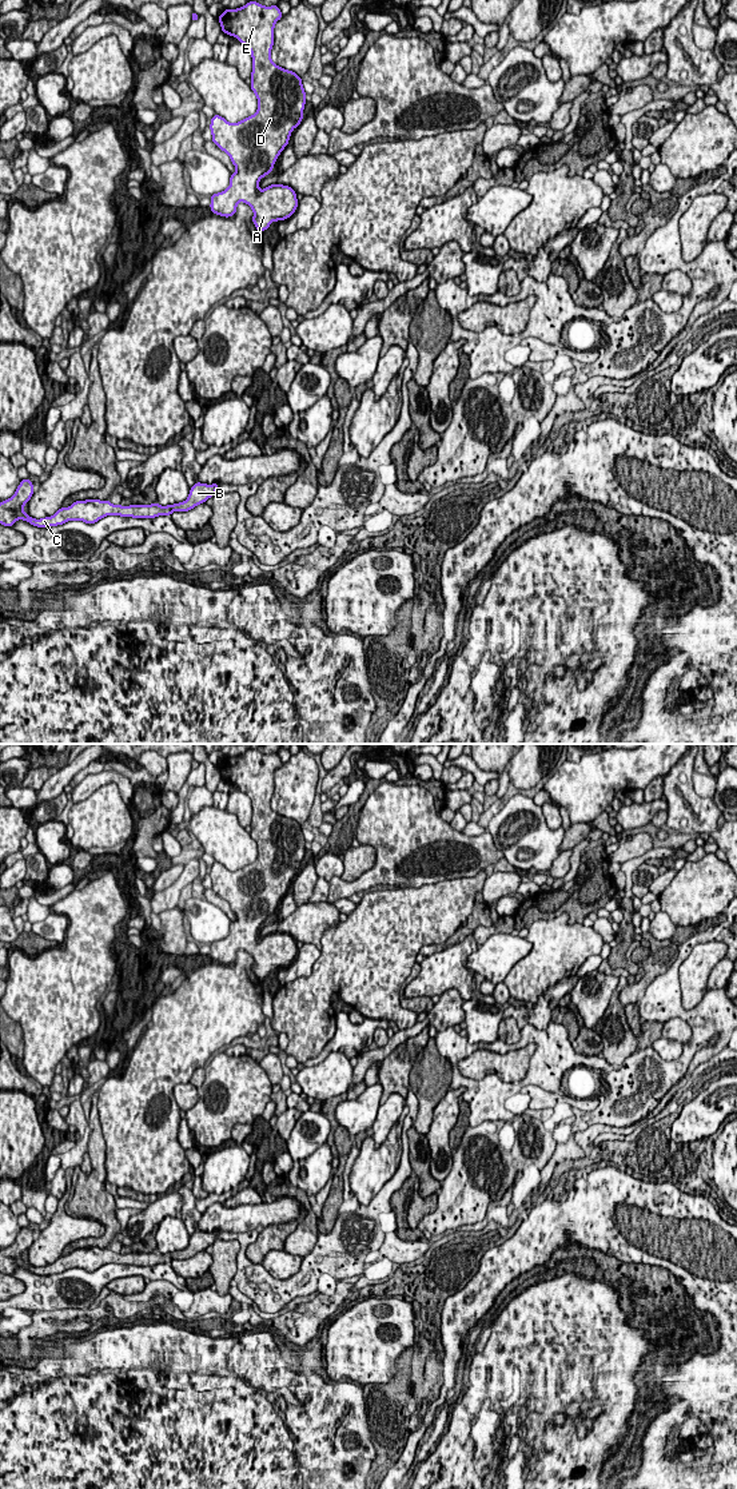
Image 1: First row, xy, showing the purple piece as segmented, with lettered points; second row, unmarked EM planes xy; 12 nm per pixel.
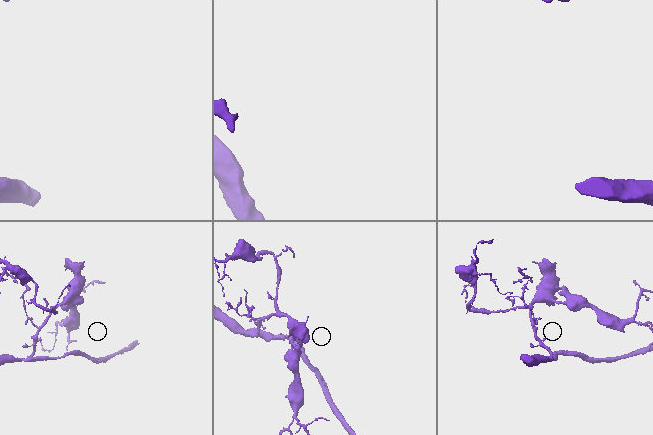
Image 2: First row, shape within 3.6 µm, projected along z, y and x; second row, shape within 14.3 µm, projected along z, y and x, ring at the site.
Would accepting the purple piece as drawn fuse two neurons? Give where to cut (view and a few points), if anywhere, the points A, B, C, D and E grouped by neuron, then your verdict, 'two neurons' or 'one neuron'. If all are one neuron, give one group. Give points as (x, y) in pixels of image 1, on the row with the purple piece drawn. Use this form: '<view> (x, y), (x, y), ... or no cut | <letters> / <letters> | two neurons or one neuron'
no cut | A B C D E | one neuron

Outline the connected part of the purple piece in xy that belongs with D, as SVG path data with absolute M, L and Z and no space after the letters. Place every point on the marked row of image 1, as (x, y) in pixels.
M248 1L236 9L224 9L218 17L222 32L235 36L251 51L251 89L258 99L254 115L228 123L214 115L212 143L224 151L236 171L227 190L211 195L215 215L235 215L239 202L254 211L252 223L262 234L275 220L288 219L298 207L295 191L283 184L259 188L259 180L274 170L294 128L303 119L306 92L302 77L271 60L275 23L282 19L278 5Z

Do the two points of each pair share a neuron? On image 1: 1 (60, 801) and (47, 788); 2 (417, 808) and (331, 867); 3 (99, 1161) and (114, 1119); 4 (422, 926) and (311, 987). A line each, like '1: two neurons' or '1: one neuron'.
1: two neurons
2: two neurons
3: two neurons
4: one neuron

